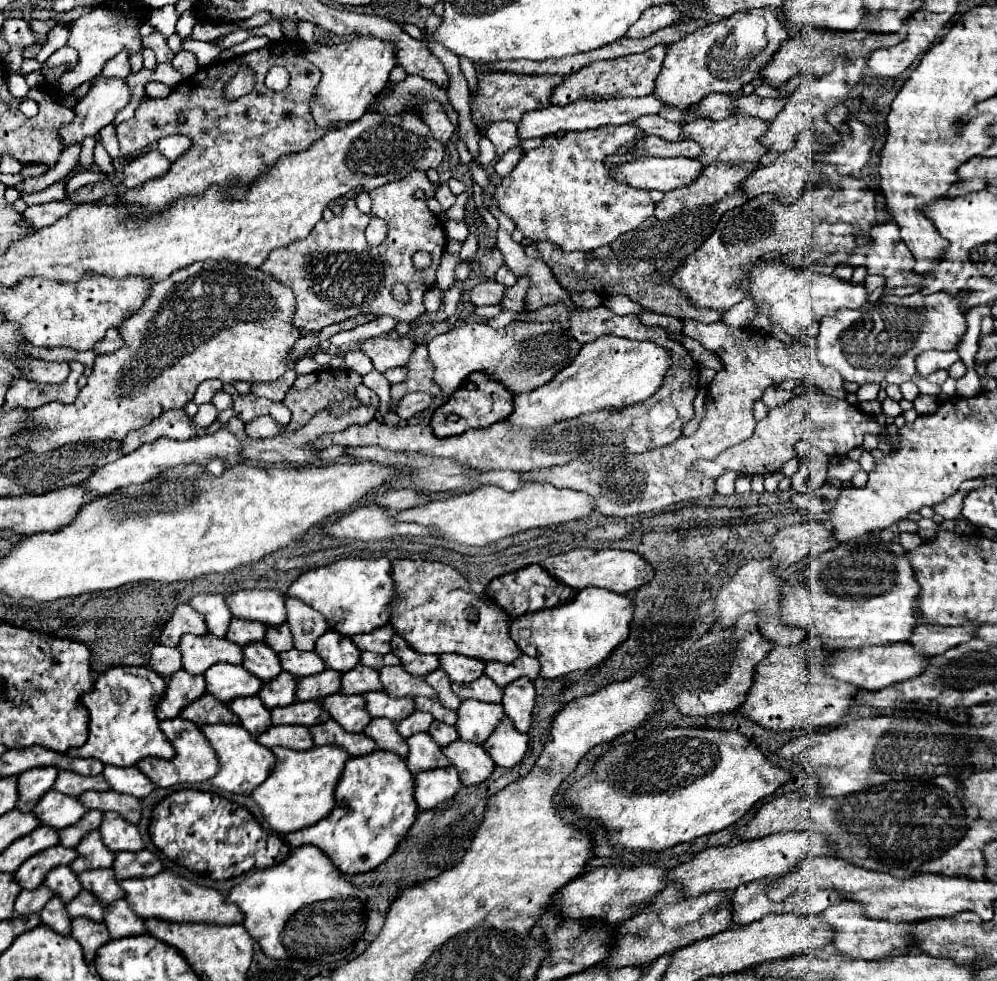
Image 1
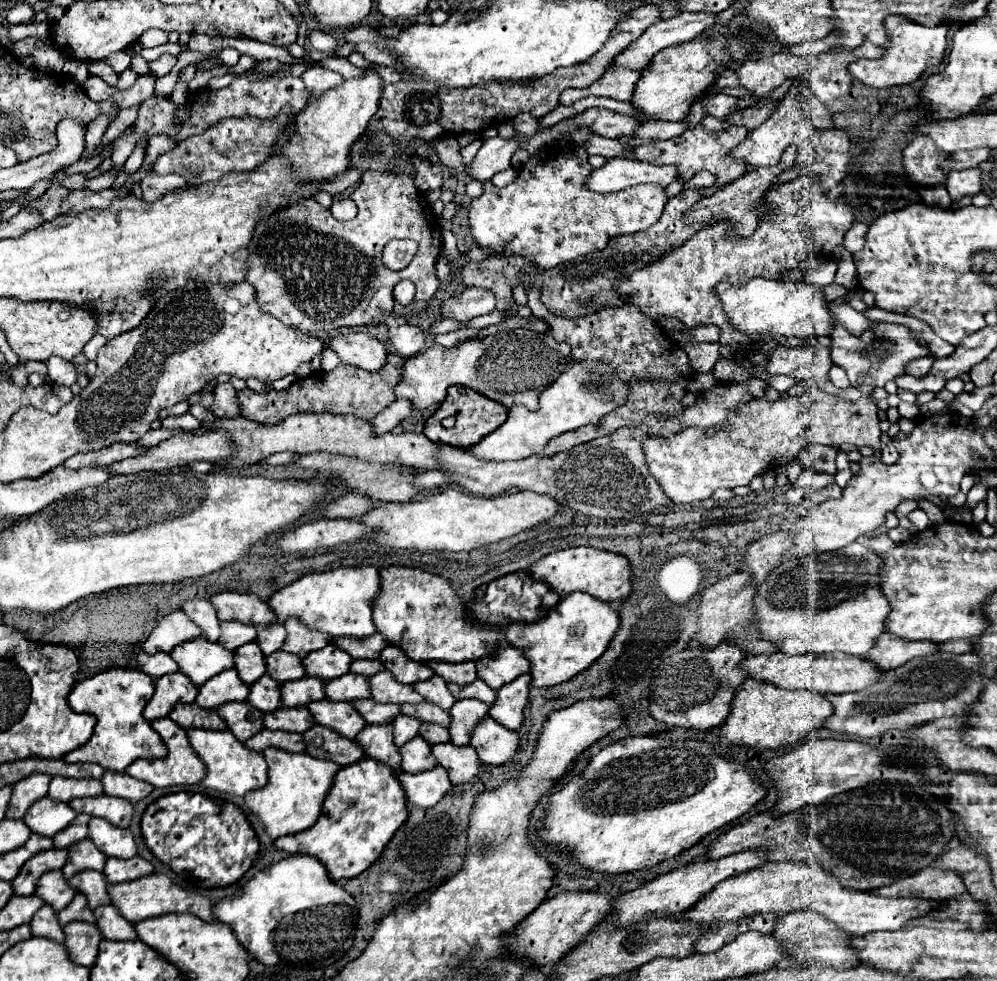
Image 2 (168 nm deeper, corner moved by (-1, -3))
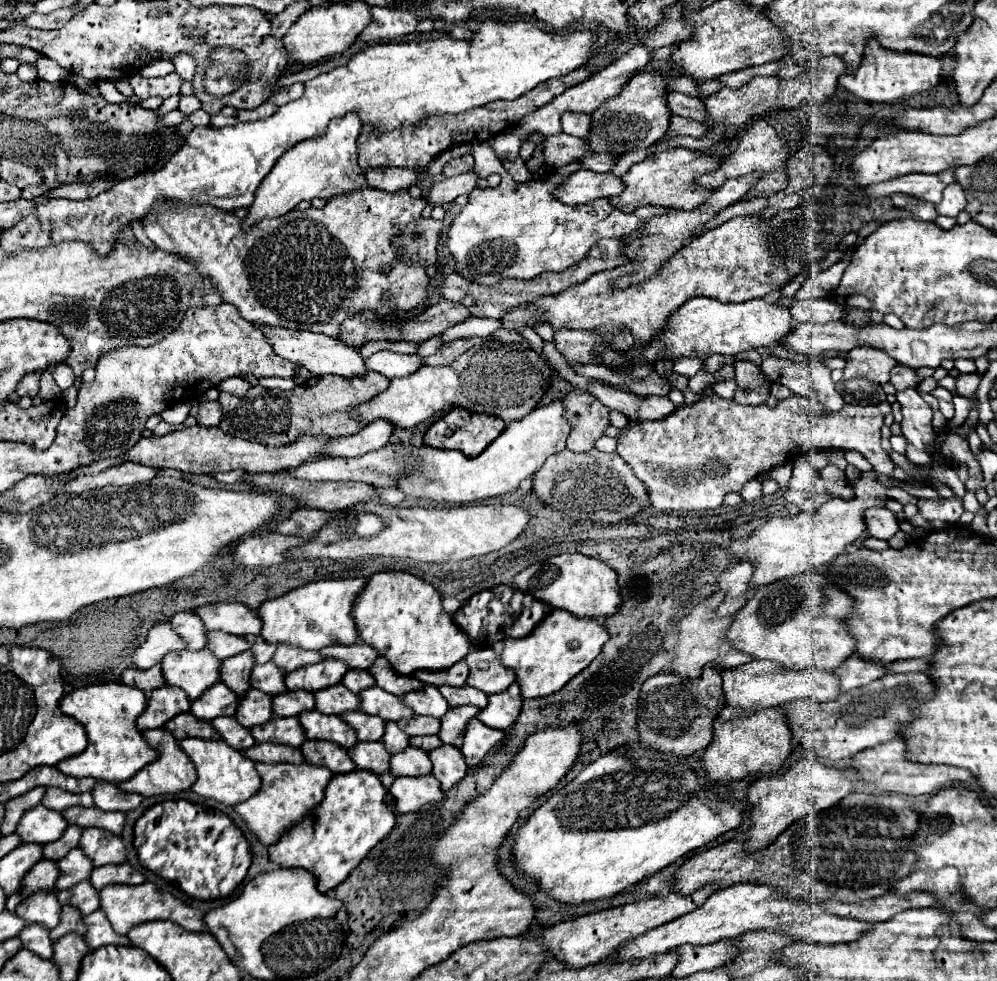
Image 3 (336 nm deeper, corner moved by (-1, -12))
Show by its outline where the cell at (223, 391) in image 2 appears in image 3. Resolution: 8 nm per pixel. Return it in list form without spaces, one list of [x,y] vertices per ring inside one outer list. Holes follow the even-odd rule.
[[[200,402],[196,420],[200,426],[218,426],[222,420],[222,410],[218,402]]]

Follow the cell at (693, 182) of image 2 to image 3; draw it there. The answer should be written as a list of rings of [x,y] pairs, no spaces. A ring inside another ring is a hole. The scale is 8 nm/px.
[[[488,141],[474,142],[472,155],[475,160],[473,170],[480,178],[481,168],[487,168],[487,162],[488,168],[497,168],[497,174],[502,177],[500,186],[496,188],[476,188],[470,192],[470,202],[452,220],[446,234],[446,246],[456,260],[456,272],[476,284],[492,286],[504,278],[532,280],[542,272],[566,270],[578,264],[598,240],[628,236],[648,218],[668,212],[668,208],[662,206],[642,206],[624,214],[608,200],[594,200],[584,206],[566,206],[552,196],[552,190],[562,180],[558,174],[518,184],[505,171]]]

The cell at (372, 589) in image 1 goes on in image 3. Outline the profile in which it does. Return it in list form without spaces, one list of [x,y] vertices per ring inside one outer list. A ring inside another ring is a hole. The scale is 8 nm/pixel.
[[[364,578],[320,580],[268,600],[256,610],[262,620],[260,636],[272,644],[290,644],[304,650],[320,650],[332,644],[352,644],[358,640],[356,624],[352,620],[352,604],[364,584]]]

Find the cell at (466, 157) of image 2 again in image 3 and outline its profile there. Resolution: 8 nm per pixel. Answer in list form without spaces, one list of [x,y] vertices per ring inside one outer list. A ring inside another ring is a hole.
[[[464,154],[460,158],[452,158],[450,162],[446,162],[446,166],[442,168],[442,174],[446,178],[450,178],[450,176],[458,176],[458,174],[470,172],[472,168],[474,168],[474,158],[470,154]]]

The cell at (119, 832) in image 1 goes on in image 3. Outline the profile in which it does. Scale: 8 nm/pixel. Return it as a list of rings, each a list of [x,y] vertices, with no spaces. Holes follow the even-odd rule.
[[[84,828],[80,836],[80,848],[94,866],[126,862],[126,848],[120,836],[112,836],[102,828]]]

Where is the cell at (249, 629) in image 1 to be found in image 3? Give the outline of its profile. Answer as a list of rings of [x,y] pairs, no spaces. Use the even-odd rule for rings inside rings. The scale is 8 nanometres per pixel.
[[[206,632],[206,636],[208,636],[206,648],[220,660],[236,656],[236,654],[240,654],[240,652],[250,648],[250,644],[242,636],[224,634],[224,632]]]

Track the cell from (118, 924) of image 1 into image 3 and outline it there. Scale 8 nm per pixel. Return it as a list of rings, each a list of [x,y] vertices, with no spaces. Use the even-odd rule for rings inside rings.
[[[96,910],[88,916],[84,916],[84,924],[86,924],[86,934],[84,934],[84,940],[88,944],[90,950],[96,950],[100,946],[128,946],[130,940],[128,936],[120,936],[112,930],[106,914],[102,910]]]

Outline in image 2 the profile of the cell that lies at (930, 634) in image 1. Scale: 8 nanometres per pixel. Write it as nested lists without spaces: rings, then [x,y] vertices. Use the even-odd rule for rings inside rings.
[[[880,635],[872,651],[866,655],[866,659],[874,661],[878,667],[884,669],[896,669],[904,665],[906,661],[914,657],[924,657],[940,651],[938,643],[932,641],[908,641],[908,639],[896,639],[896,635]]]

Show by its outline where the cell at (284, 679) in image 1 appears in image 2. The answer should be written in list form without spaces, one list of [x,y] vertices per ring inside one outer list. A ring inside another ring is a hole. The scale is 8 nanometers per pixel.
[[[262,675],[262,679],[258,679],[252,687],[250,687],[250,695],[246,699],[252,707],[268,713],[268,711],[276,711],[278,707],[282,707],[282,693],[280,693],[280,685],[276,681],[272,681],[270,675]]]

